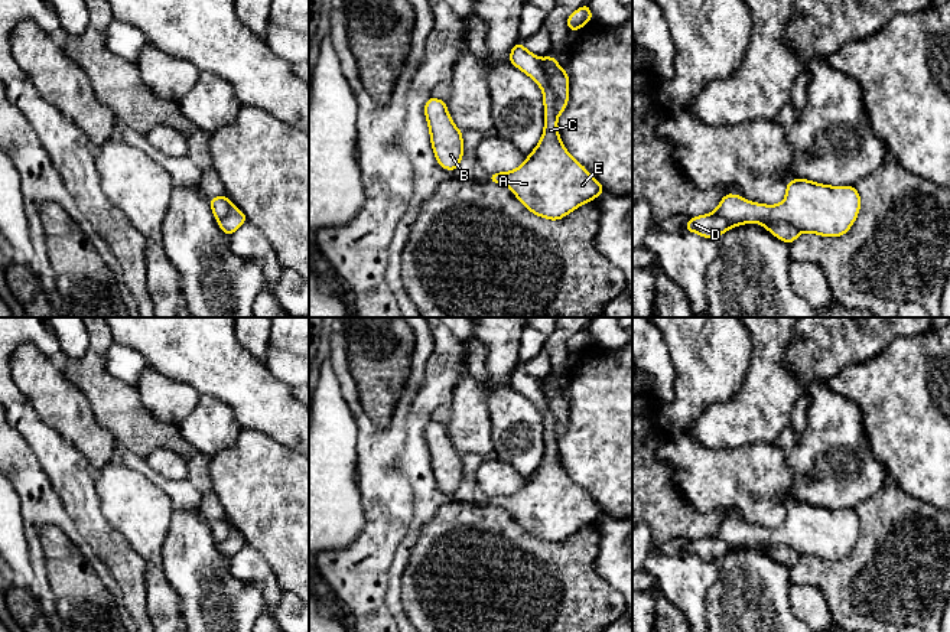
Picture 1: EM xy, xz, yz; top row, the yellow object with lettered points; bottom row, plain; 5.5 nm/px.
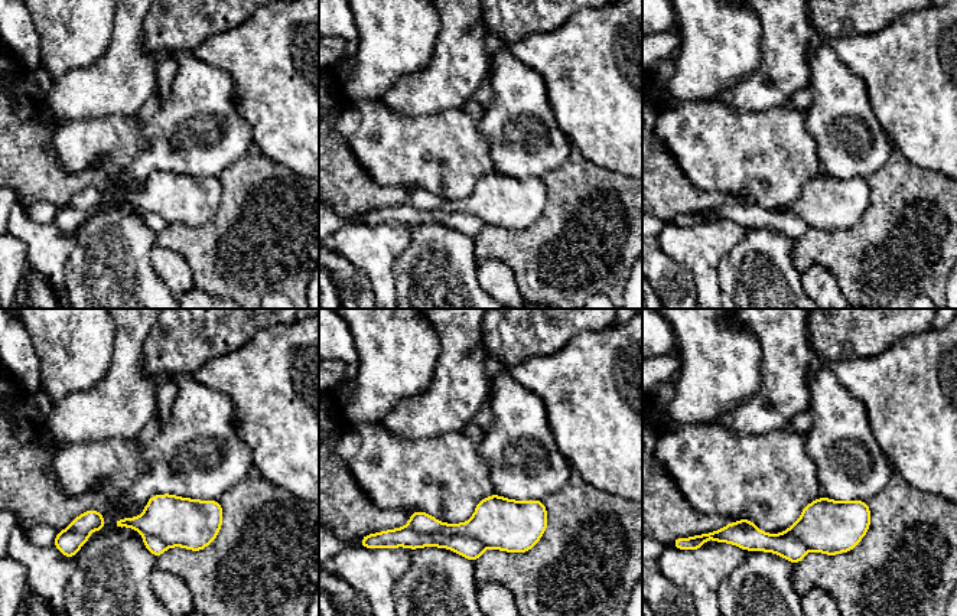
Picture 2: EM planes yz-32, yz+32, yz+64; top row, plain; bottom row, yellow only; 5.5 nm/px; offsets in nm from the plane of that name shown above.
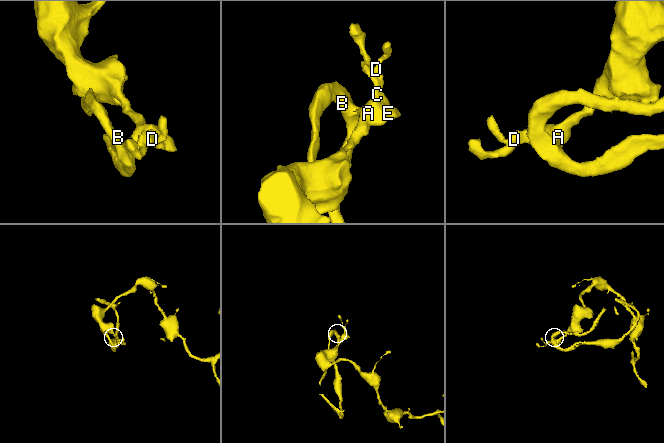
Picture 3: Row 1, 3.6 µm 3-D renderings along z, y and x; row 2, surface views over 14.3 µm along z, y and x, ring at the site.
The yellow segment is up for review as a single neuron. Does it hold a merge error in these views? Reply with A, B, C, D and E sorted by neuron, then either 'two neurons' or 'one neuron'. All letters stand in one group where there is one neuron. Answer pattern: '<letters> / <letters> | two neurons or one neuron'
A C E / B D | two neurons

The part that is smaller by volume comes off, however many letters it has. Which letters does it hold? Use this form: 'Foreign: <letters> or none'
Foreign: B, D

